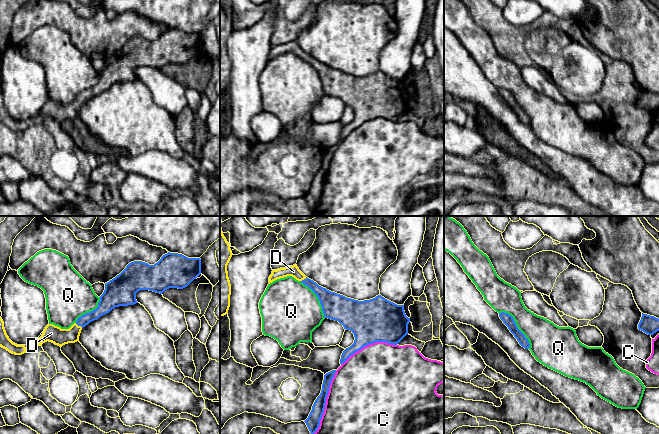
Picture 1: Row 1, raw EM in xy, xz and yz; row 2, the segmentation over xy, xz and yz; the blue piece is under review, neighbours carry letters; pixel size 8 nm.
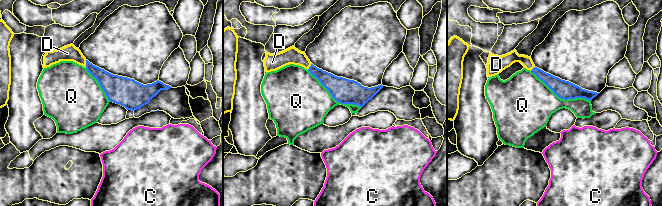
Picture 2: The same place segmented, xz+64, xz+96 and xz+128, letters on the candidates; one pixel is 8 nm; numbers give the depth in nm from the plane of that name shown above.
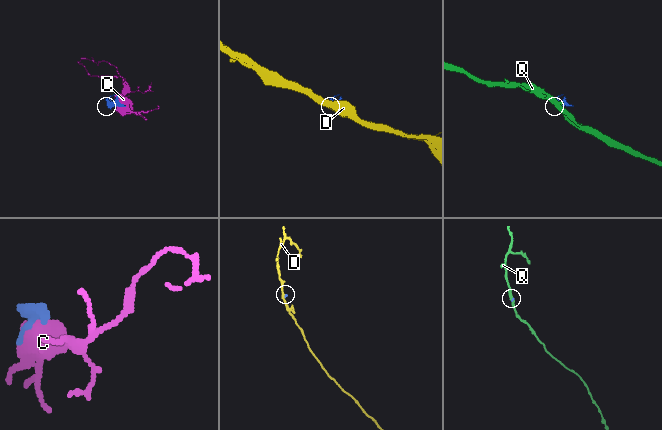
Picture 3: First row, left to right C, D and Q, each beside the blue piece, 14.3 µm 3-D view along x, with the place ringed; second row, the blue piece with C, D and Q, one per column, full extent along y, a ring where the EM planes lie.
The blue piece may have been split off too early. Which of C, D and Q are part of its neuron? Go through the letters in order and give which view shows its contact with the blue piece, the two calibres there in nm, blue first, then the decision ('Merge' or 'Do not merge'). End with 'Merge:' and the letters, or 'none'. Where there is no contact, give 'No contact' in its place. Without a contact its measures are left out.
C: Touches blue in xz. Thickness 110 nm (blue) against 480 nm. Do not merge
D: Touches blue in xy. Thickness 110 nm (blue) against 140 nm. Merge
Q: Touches blue in yz. Thickness 90 nm (blue) against 260 nm. Do not merge
Merge: D

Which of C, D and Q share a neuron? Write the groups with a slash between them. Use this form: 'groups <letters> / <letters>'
groups C / D / Q

